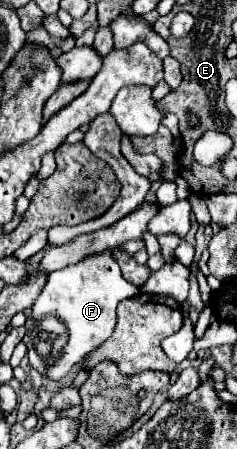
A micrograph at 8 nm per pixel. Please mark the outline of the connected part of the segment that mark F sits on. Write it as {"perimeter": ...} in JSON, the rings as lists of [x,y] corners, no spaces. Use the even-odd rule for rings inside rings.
{"perimeter":[[[112,251],[84,257],[80,263],[74,263],[74,265],[68,265],[60,271],[50,273],[42,293],[38,295],[38,299],[32,305],[30,319],[36,321],[46,315],[60,317],[68,327],[68,343],[64,345],[62,355],[52,365],[44,365],[42,357],[34,349],[32,337],[26,333],[24,343],[28,345],[30,365],[36,369],[42,365],[40,373],[44,373],[50,379],[62,379],[64,375],[68,375],[68,371],[76,363],[80,363],[90,351],[94,351],[98,345],[102,345],[112,335],[112,331],[116,327],[116,305],[124,299],[138,295],[138,293],[140,293],[140,289],[122,277],[120,267],[112,257]]]}

